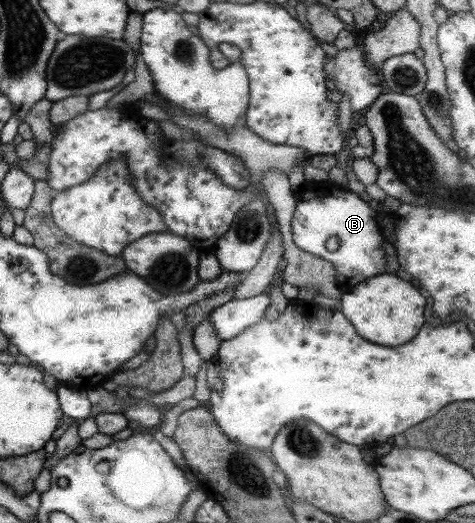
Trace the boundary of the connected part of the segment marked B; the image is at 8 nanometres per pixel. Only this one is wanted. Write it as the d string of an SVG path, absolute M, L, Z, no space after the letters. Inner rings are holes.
M328 180L305 182L294 196L296 206L290 220L293 244L307 254L327 260L333 266L337 285L351 284L354 287L383 272L383 234L377 223L374 204L363 202L359 195ZM329 236L337 238L338 249L335 251L330 252L325 248Z

